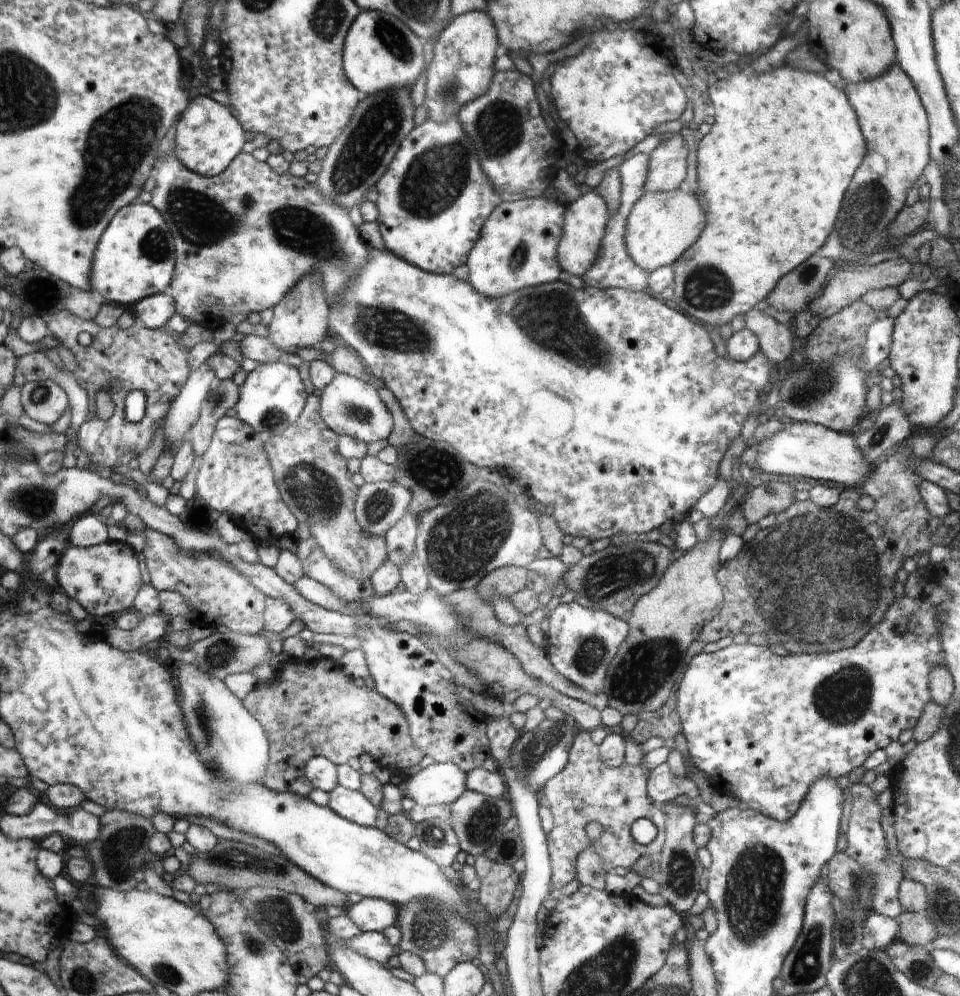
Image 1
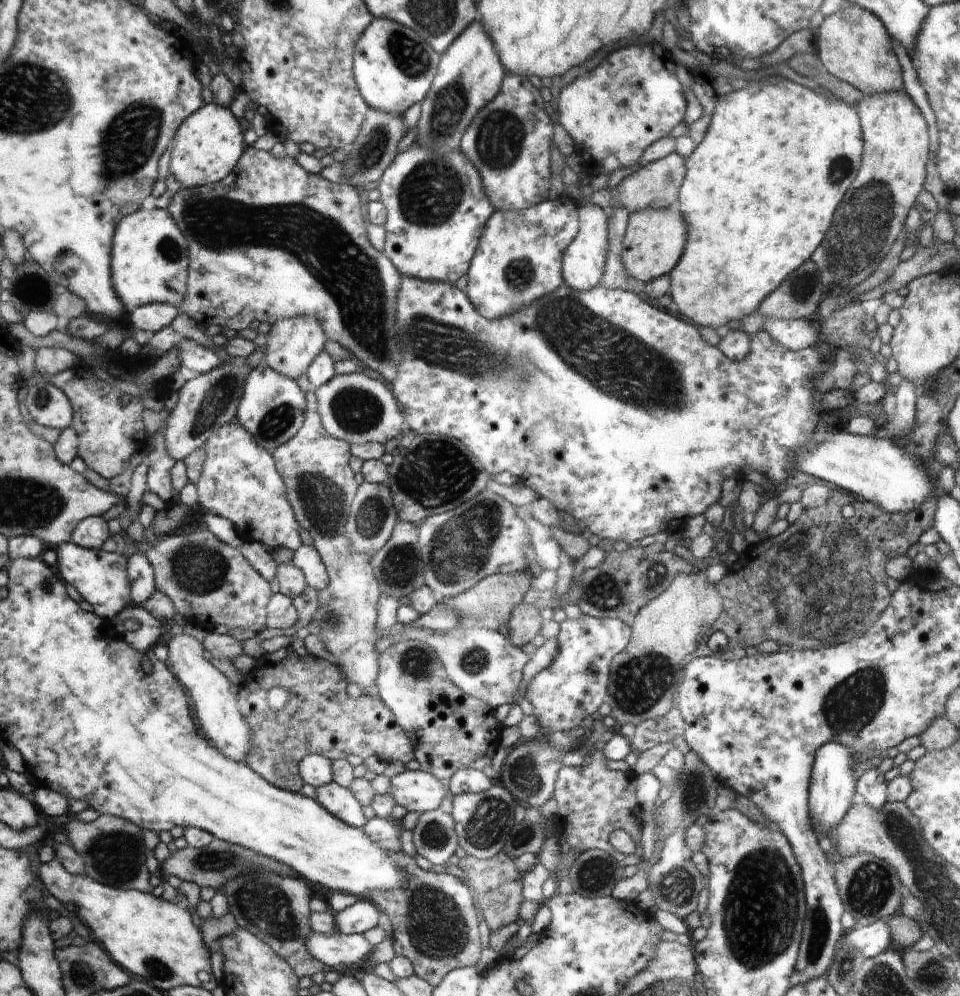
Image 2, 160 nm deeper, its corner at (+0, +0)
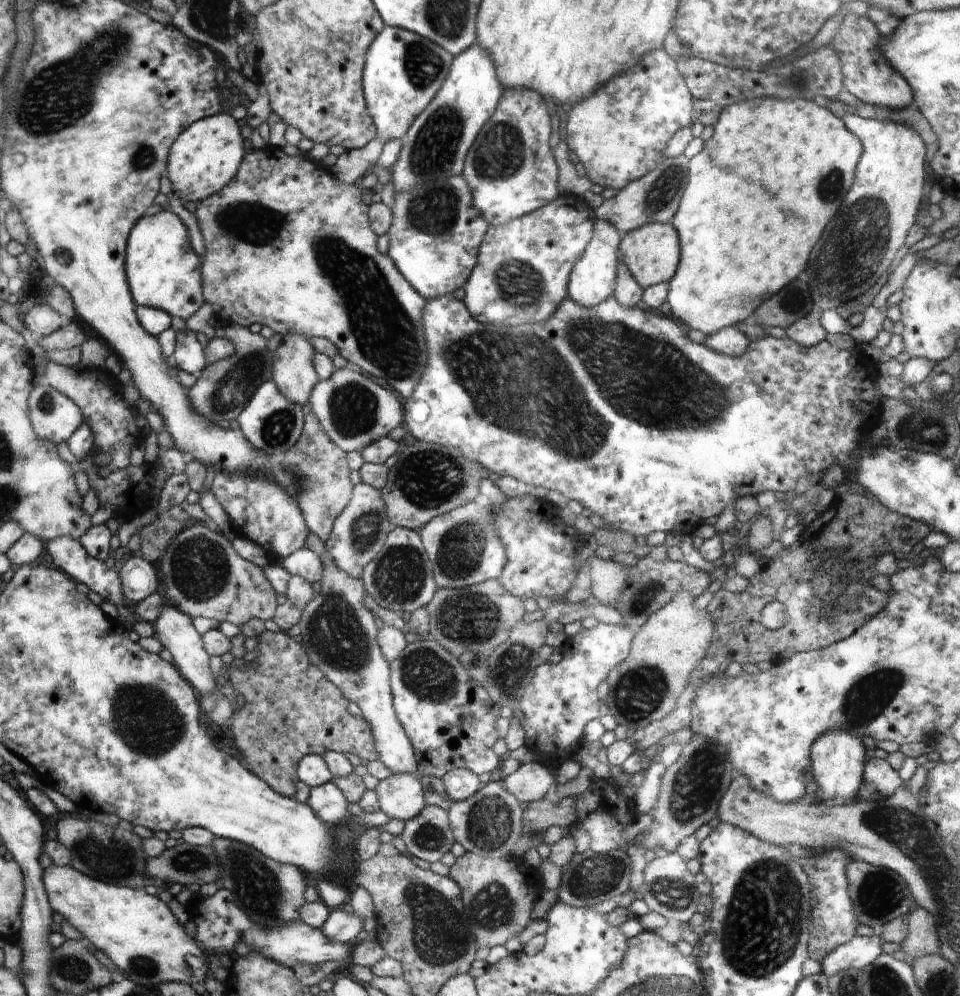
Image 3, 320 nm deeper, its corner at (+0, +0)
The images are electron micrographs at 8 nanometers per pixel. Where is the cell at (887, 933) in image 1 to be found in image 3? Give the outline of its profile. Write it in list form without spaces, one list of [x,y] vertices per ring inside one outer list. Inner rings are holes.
[[[856,935],[849,943],[835,948],[820,962],[821,973],[829,980],[841,970],[855,968],[862,970],[882,953],[883,941],[879,935],[861,937]]]

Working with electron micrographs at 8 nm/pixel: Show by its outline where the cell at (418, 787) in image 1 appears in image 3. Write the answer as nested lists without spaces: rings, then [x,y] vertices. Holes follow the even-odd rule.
[[[391,774],[379,782],[375,791],[380,810],[389,819],[406,822],[426,807],[420,777],[416,775]]]

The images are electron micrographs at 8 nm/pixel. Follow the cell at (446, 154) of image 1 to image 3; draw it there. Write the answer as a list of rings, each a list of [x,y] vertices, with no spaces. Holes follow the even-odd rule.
[[[462,176],[433,180],[428,187],[396,193],[387,255],[406,279],[424,296],[438,299],[462,288],[476,266],[479,246],[489,222],[472,202],[472,192]]]

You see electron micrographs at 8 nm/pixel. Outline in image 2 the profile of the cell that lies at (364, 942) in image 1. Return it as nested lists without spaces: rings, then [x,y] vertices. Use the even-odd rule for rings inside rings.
[[[312,931],[307,936],[307,949],[313,957],[325,966],[354,966],[358,962],[368,964],[374,946],[360,933],[343,935],[340,932],[324,934]]]

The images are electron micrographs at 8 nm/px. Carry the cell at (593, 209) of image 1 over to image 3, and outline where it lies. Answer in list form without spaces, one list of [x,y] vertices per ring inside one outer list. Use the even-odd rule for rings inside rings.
[[[595,220],[592,240],[585,248],[584,254],[572,268],[568,281],[568,298],[585,307],[593,307],[610,299],[617,289],[619,259],[617,252],[621,235],[605,221]]]

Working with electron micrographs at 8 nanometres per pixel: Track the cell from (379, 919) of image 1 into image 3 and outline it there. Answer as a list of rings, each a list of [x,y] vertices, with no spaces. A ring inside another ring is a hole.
[[[343,908],[330,911],[320,932],[333,943],[352,946],[356,936],[363,929],[363,920],[353,913],[346,913]]]

